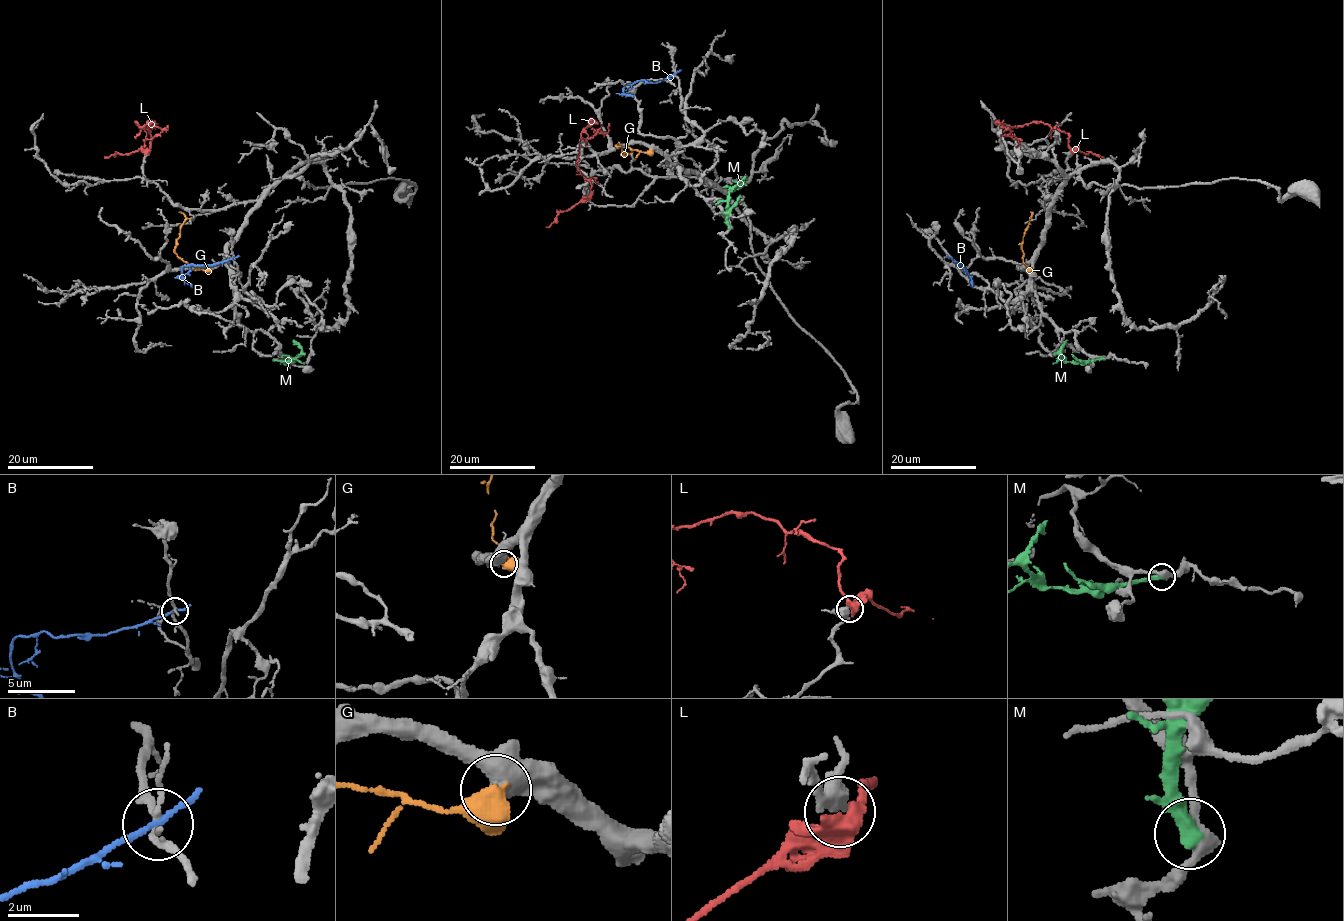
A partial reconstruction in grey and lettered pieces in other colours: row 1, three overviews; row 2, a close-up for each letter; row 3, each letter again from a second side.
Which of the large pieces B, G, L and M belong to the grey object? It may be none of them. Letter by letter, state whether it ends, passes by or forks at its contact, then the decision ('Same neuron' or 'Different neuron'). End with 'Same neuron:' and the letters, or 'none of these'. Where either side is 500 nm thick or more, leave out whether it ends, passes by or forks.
B: It passes by. Different neuron
G: Different neuron
L: It passes by. Same neuron
M: It ends there. Different neuron
Same neuron: L

